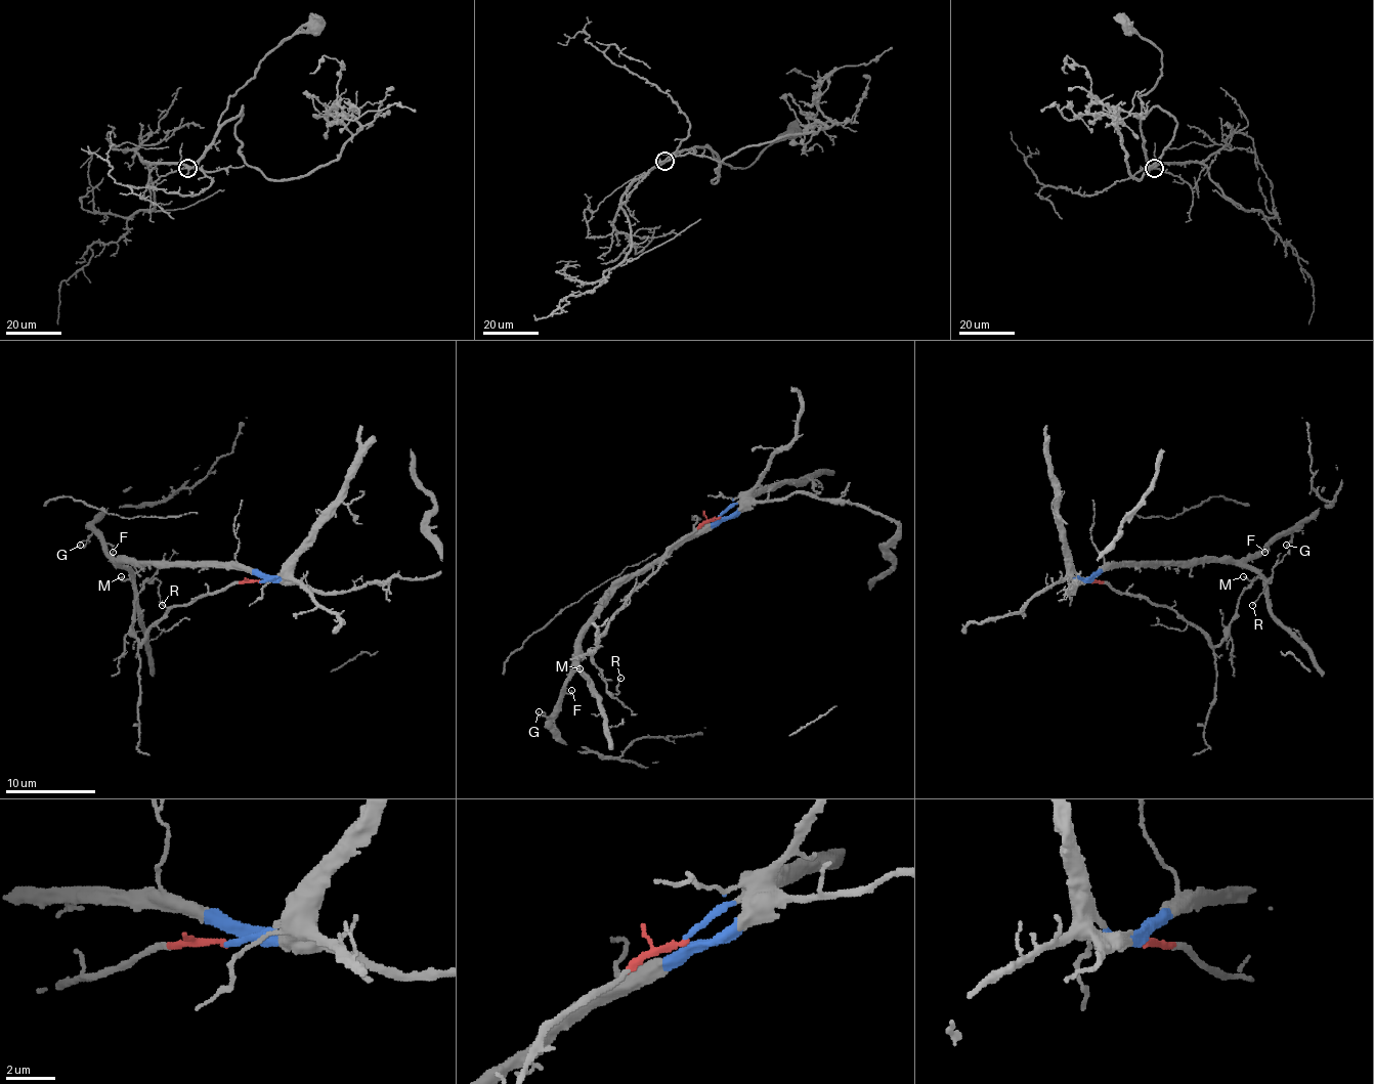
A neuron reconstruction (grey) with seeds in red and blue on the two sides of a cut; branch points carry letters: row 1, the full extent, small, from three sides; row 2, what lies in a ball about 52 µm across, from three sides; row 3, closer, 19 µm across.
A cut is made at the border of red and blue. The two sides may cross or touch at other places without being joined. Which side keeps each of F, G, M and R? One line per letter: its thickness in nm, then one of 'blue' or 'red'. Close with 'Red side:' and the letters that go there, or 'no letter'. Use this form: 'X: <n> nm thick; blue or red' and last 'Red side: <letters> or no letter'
F: 140 nm thick; blue
G: 90 nm thick; blue
M: 150 nm thick; blue
R: 110 nm thick; red
Red side: R

